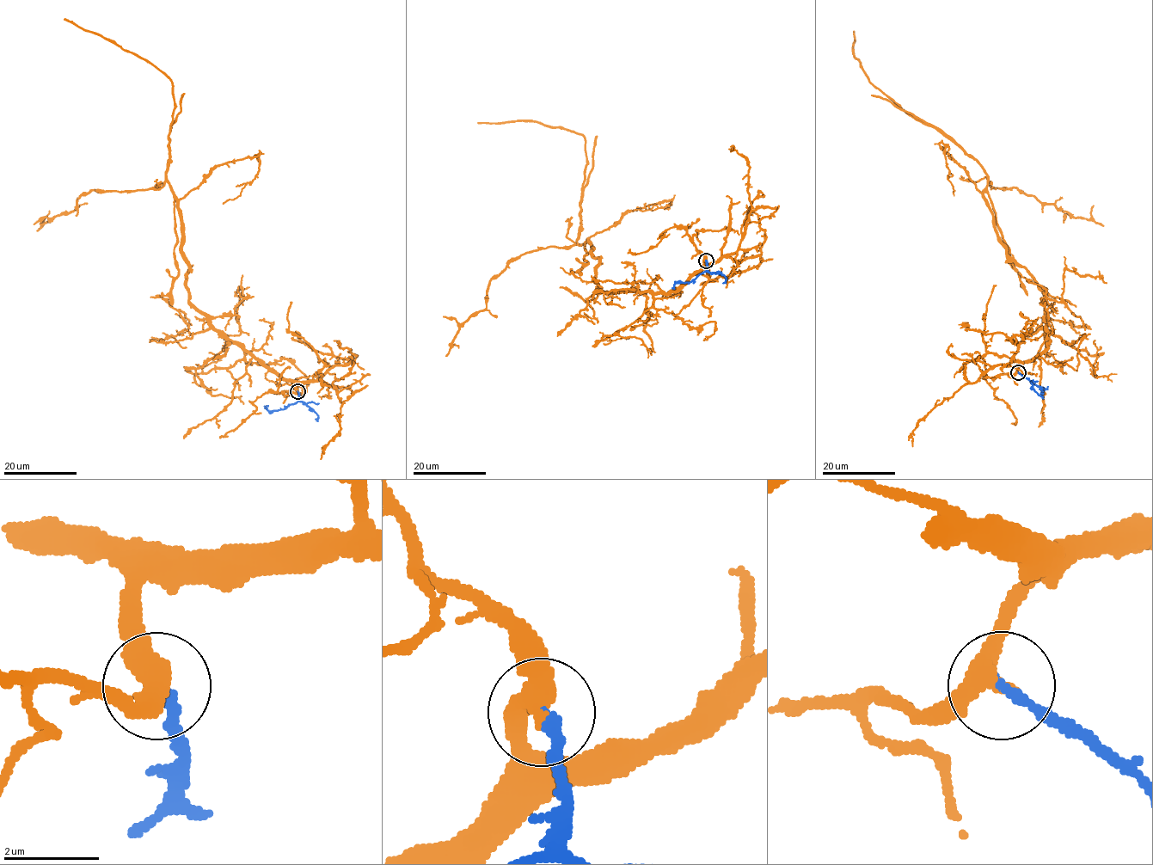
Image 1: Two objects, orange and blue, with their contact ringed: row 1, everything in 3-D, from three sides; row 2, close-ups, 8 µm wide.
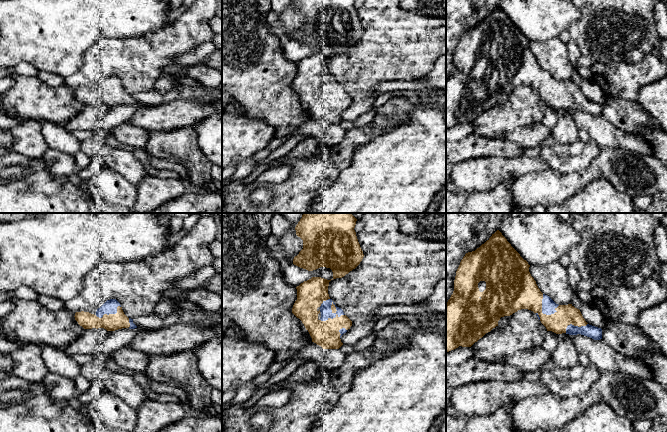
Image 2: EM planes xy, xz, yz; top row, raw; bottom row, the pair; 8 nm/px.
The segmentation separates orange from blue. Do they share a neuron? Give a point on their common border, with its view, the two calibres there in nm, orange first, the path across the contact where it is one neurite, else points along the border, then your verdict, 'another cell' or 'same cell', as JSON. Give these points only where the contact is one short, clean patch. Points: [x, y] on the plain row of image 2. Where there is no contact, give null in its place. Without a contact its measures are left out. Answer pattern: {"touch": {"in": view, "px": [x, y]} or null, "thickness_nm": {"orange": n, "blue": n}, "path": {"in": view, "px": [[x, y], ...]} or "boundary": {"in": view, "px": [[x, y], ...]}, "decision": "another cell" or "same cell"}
{"touch": {"in": "xz", "px": [333, 94]}, "thickness_nm": {"orange": 220, "blue": 90}, "decision": "same cell"}

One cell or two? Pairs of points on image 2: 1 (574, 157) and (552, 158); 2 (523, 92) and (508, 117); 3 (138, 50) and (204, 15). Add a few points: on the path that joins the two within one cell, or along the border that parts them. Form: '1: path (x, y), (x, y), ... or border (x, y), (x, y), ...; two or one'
1: path (569, 158), (557, 158); one
2: path (523, 98), (523, 102), (514, 111); one
3: path (154, 50), (180, 38), (188, 30); one

